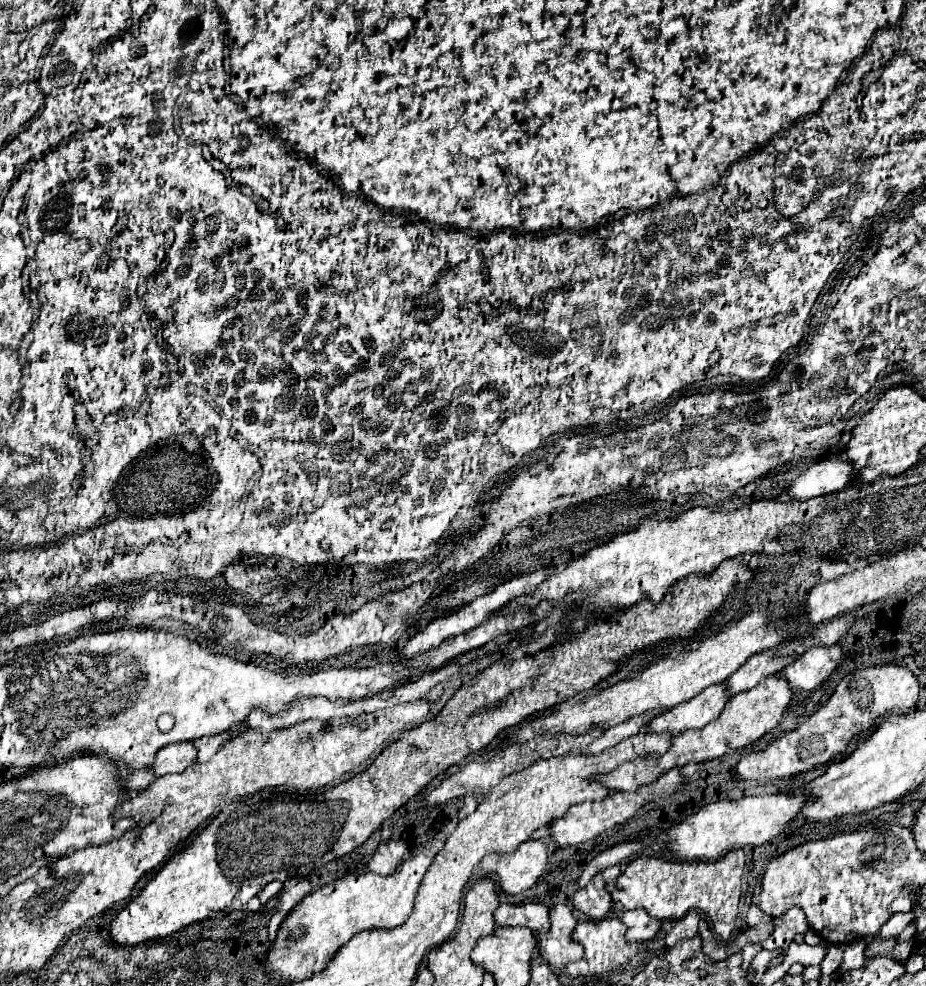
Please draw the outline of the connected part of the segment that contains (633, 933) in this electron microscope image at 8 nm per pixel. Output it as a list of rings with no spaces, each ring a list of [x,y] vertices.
[[[635,908],[631,912],[623,912],[623,916],[619,920],[627,926],[627,940],[629,942],[647,942],[661,928],[661,920],[651,918],[647,914],[647,910],[639,910],[639,908]]]

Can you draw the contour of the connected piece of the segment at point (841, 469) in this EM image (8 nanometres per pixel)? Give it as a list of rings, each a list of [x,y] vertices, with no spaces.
[[[821,460],[805,470],[793,484],[787,486],[785,496],[795,500],[809,500],[813,496],[825,496],[843,490],[853,480],[853,466],[849,462]]]

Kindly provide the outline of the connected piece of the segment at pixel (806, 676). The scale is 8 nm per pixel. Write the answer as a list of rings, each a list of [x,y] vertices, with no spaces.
[[[837,644],[829,648],[811,648],[797,656],[789,666],[785,666],[779,676],[783,676],[793,690],[813,690],[833,672],[839,660],[841,648]]]

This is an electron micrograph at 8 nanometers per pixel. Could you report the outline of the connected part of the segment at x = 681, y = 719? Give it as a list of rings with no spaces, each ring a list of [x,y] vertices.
[[[721,684],[709,686],[701,694],[697,694],[695,698],[681,702],[679,706],[673,706],[671,710],[655,716],[643,728],[643,732],[649,732],[649,734],[663,734],[663,732],[679,734],[679,732],[689,730],[689,728],[703,728],[705,724],[709,724],[711,720],[715,720],[719,716],[719,712],[723,710],[727,700],[729,698],[723,692]]]

